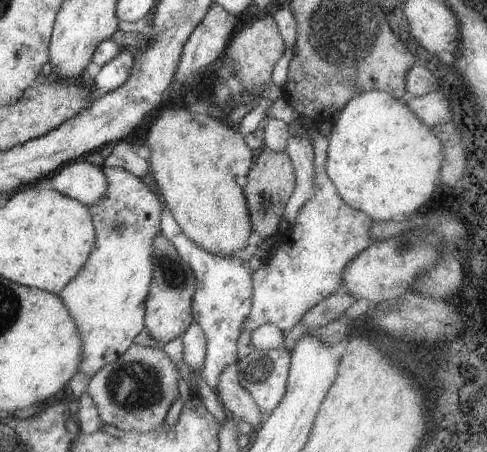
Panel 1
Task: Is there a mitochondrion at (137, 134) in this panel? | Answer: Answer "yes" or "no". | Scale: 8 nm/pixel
no

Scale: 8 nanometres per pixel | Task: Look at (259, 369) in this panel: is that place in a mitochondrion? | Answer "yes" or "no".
yes

